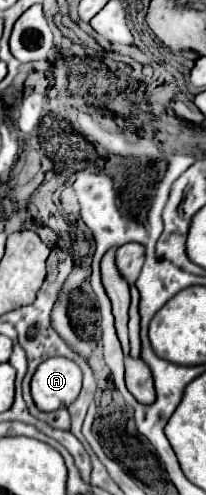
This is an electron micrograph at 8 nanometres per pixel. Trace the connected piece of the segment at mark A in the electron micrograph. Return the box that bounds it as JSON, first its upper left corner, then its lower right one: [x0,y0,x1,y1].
[31,357,81,411]

